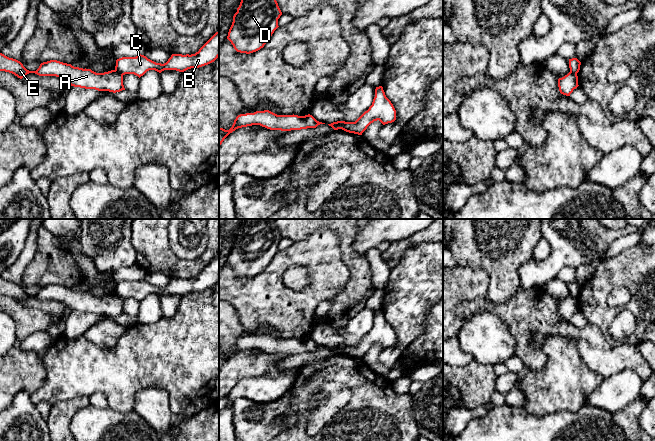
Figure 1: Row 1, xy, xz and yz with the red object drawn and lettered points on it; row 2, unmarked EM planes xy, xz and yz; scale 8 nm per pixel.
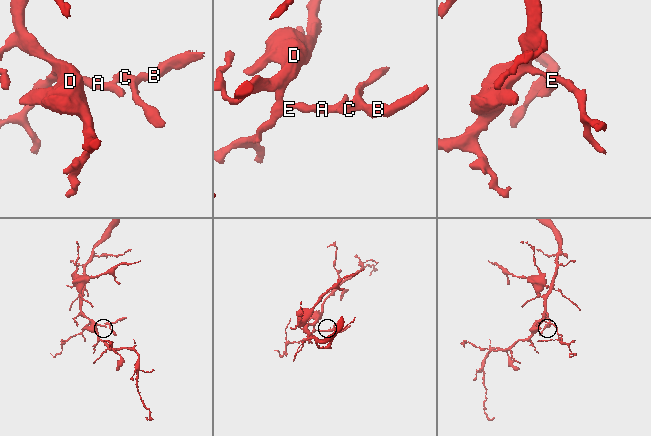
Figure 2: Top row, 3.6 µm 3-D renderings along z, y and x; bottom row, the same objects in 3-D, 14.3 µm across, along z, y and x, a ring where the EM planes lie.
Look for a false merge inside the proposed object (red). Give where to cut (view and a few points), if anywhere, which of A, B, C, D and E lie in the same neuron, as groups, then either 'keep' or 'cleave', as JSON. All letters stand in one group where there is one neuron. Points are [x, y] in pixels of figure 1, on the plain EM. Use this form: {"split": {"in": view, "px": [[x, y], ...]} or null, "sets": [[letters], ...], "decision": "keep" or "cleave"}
{"split": {"in": "xy", "px": [[115, 293], [122, 299]]}, "sets": [["A", "D", "E"], ["B", "C"]], "decision": "cleave"}

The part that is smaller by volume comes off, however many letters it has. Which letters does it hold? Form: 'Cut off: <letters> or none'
Cut off: B, C

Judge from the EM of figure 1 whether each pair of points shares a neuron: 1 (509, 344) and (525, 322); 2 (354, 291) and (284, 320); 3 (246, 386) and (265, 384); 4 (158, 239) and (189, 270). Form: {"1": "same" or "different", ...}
{"1": "different", "2": "different", "3": "same", "4": "same"}

